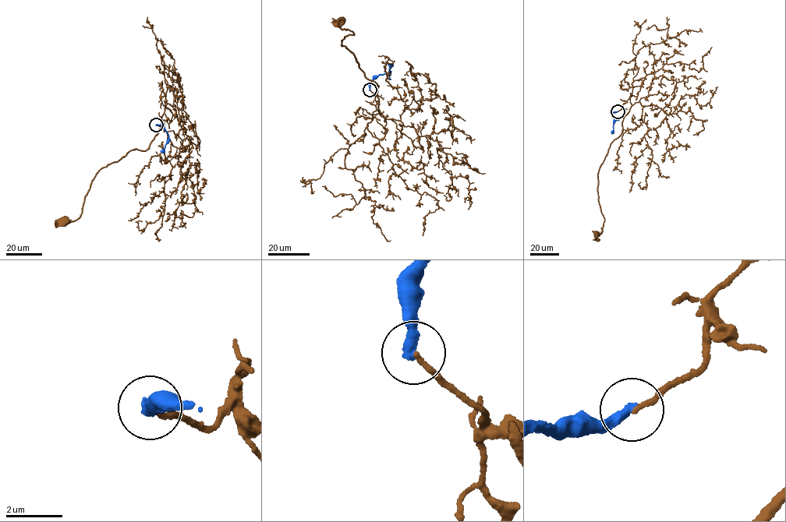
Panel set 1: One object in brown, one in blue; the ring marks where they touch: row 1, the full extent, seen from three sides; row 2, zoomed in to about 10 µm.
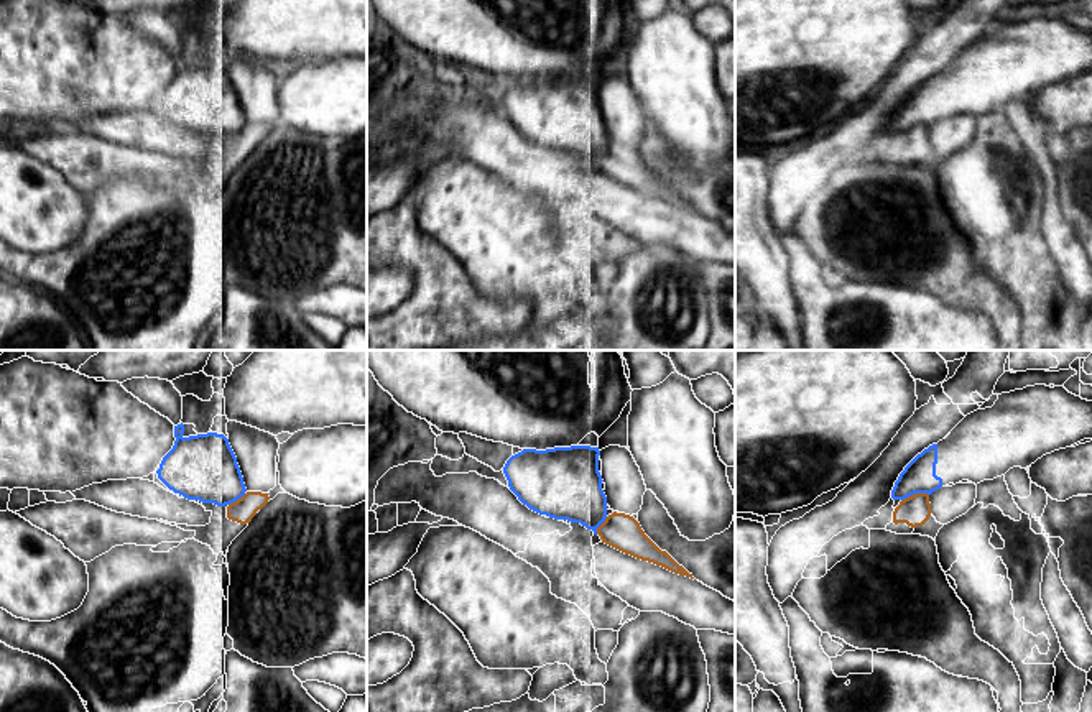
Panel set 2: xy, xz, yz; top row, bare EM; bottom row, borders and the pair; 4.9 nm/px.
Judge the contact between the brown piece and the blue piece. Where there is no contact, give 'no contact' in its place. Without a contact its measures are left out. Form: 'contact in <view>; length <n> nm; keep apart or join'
contact in yz; length 140 nm; keep apart

